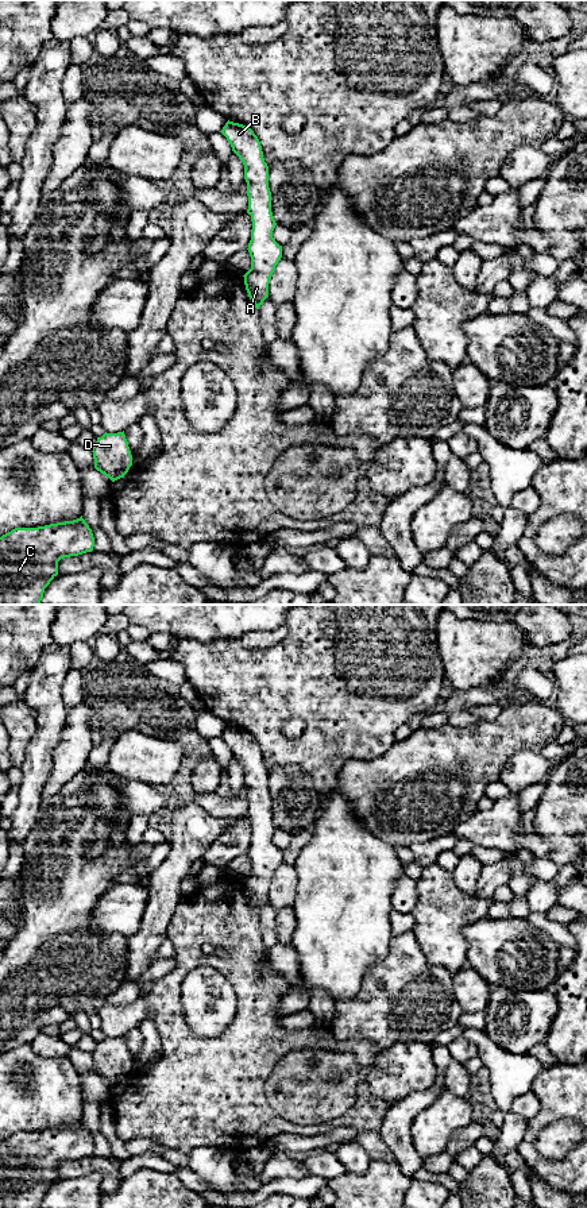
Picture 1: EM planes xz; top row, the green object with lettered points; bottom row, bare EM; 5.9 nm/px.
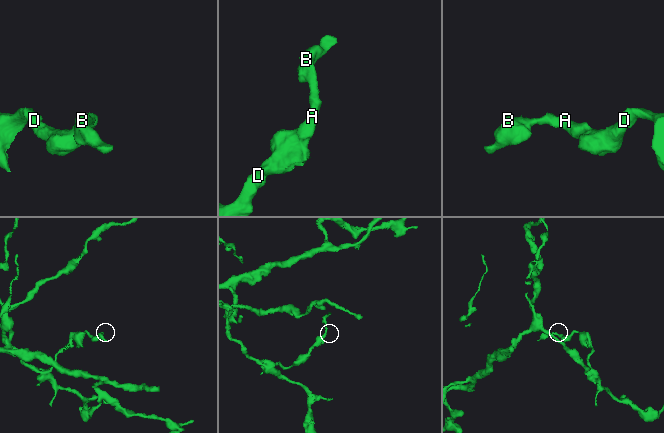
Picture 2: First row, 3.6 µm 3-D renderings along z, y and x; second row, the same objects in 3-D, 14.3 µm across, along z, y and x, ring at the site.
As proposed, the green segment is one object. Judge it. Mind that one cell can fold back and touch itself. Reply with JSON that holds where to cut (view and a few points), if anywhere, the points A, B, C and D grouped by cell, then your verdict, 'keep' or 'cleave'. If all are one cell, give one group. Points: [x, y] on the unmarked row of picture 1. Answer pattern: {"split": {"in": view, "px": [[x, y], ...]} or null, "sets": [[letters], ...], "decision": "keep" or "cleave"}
{"split": null, "sets": [["A", "B", "C", "D"]], "decision": "keep"}

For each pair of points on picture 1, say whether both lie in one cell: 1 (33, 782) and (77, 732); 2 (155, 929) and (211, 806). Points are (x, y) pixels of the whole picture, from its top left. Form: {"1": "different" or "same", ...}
{"1": "different", "2": "different"}

